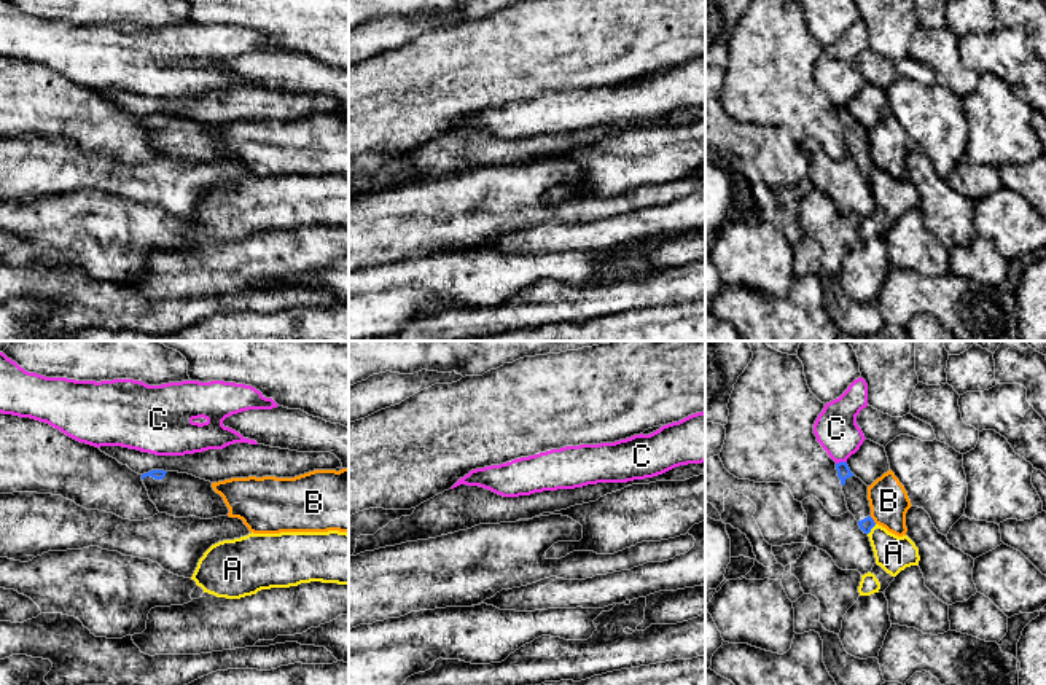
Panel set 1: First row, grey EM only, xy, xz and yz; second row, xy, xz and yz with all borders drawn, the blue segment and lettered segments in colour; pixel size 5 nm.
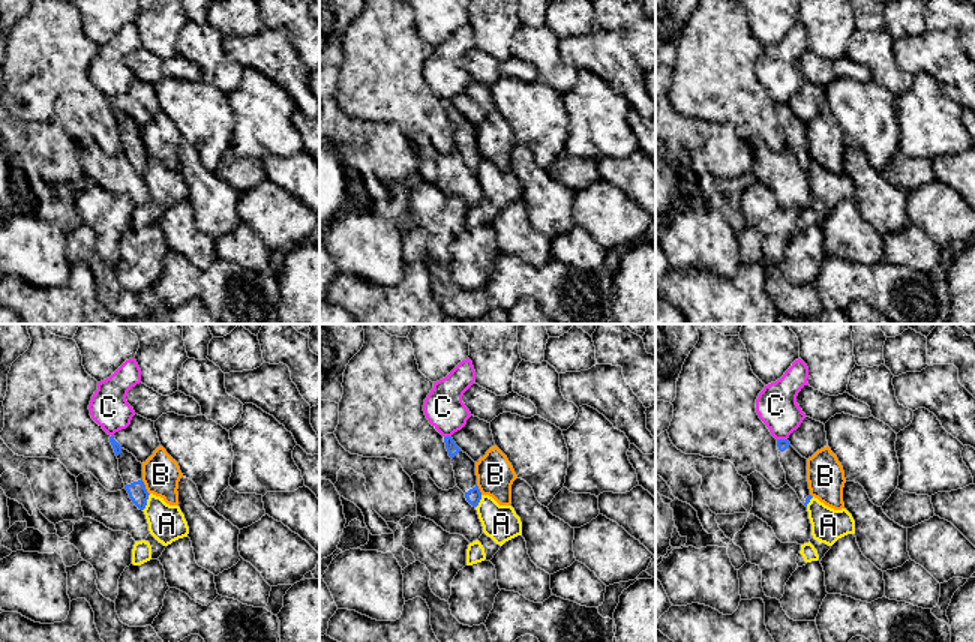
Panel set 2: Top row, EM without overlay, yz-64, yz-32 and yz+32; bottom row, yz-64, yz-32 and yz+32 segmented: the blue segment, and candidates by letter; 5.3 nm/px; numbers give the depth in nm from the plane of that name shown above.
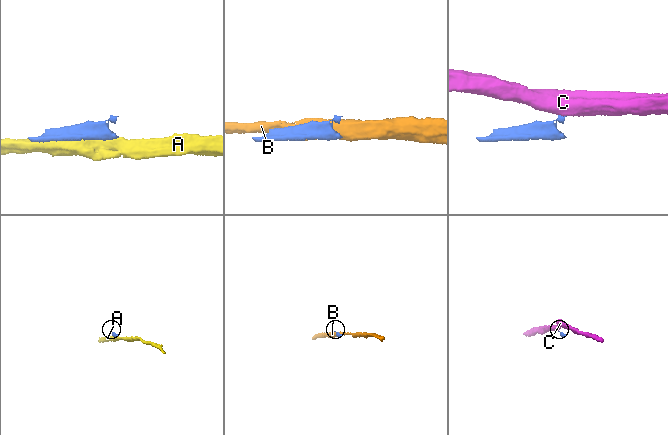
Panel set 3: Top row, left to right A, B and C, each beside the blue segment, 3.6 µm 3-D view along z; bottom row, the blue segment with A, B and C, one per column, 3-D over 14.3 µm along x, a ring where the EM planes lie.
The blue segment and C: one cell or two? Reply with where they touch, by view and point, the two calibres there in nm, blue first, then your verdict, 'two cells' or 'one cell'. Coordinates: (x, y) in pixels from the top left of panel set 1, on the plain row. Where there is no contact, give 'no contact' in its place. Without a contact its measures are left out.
yz (841, 105) | 70/220 nm | two cells

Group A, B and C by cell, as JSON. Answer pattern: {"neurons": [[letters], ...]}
{"neurons": [["A"], ["B"], ["C"]]}

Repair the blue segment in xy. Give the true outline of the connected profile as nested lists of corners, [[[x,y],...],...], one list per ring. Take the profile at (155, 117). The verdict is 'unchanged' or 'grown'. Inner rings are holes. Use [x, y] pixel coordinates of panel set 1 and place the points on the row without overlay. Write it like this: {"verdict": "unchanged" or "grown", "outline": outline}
{"verdict": "grown", "outline": [[[151,113],[142,118],[150,143],[159,156],[175,161],[212,162],[228,159],[229,151],[210,124],[188,116]]]}

